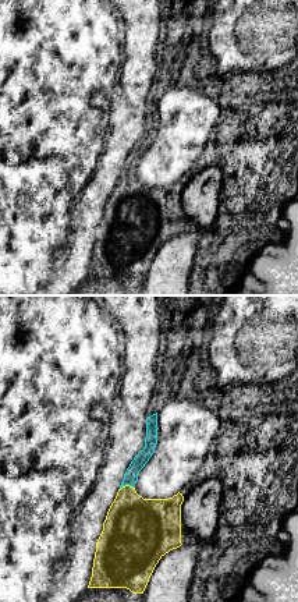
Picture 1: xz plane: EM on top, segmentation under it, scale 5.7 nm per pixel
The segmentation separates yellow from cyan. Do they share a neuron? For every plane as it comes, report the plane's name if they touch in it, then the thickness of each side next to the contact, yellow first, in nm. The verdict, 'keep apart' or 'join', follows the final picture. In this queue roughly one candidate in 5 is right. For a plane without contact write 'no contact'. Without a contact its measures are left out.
meets yellow in xz; 340 nm thick on the yellow side, 80 nm on the other

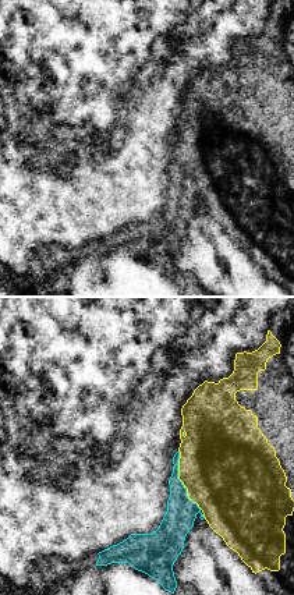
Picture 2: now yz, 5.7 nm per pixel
meets yellow in yz; 480 nm thick on the yellow side, 170 nm on the other

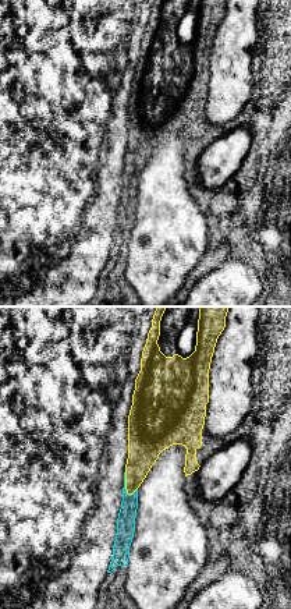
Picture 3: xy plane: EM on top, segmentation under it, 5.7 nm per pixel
meets yellow in xy; 190 nm thick on the yellow side, 110 nm on the other

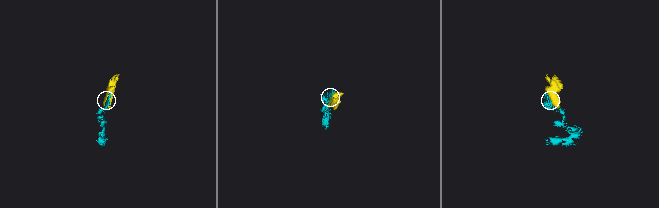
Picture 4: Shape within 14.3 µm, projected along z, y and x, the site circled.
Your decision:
keep apart

